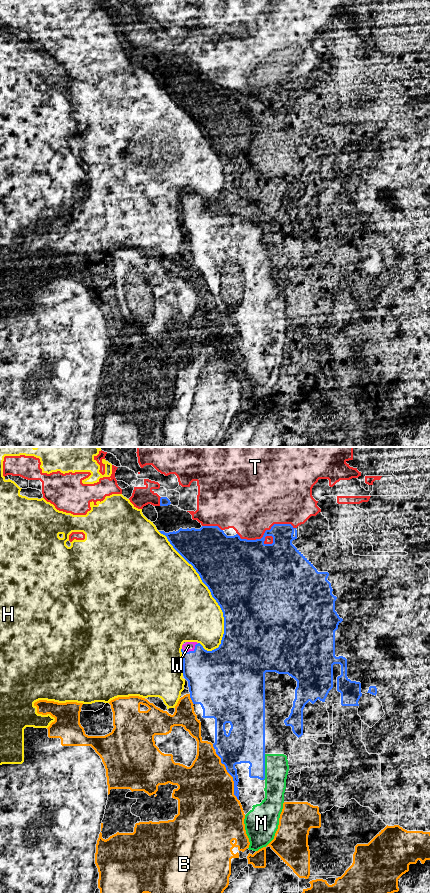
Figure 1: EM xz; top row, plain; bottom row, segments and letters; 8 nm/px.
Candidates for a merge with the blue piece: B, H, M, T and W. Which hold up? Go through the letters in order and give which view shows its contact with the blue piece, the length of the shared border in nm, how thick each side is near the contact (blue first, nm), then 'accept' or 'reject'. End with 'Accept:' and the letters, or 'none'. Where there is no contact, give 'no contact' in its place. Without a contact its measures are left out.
B: meets blue in xz; contact 440 nm long; 280 nm thick on the blue side, 460 nm on the other; reject
H: meets blue in xz; contact 1050 nm long; 500 nm thick on the blue side, 480 nm on the other; reject
M: meets blue in xz; contact 200 nm long; 320 nm thick on the blue side, 190 nm on the other; accept
T: meets blue in xz; contact 480 nm long; 340 nm thick on the blue side, 480 nm on the other; reject
W: meets blue in xz; contact 150 nm long; 400 nm thick on the blue side, 80 nm on the other; accept
Accept: M, W

